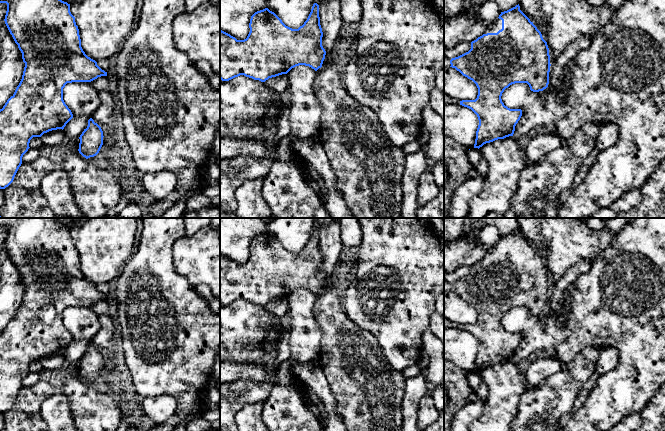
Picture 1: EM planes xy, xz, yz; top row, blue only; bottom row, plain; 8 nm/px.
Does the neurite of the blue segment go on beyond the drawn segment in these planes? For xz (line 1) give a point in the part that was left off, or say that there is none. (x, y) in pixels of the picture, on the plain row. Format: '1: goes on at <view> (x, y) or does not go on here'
1: does not go on here

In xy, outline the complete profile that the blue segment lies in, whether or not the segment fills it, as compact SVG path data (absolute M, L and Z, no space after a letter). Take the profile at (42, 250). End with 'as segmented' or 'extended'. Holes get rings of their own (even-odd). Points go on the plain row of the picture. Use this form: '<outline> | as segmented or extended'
M0 218L0 227L7 228L4 245L25 287L19 309L0 333L0 413L5 413L13 406L30 364L52 354L63 354L73 342L63 324L65 309L91 306L107 300L107 296L83 275L70 228L56 218Z | as segmented

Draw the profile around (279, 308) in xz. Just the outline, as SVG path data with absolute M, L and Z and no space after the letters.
M287 298L269 302L264 309L272 316L282 319L289 311Z

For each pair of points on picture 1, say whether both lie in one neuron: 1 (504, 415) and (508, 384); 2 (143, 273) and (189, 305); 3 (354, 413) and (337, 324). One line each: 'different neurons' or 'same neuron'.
1: same neuron
2: same neuron
3: same neuron

